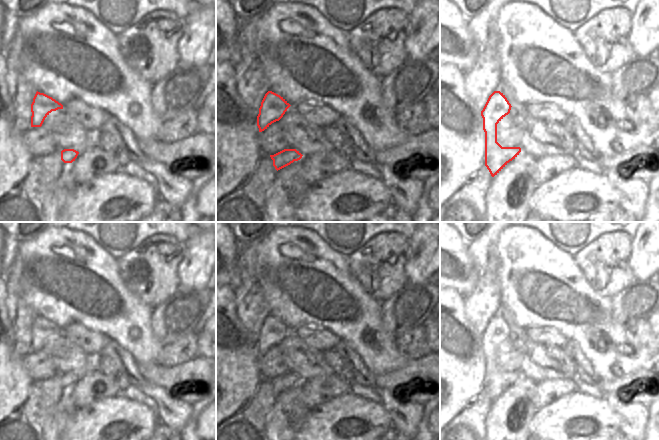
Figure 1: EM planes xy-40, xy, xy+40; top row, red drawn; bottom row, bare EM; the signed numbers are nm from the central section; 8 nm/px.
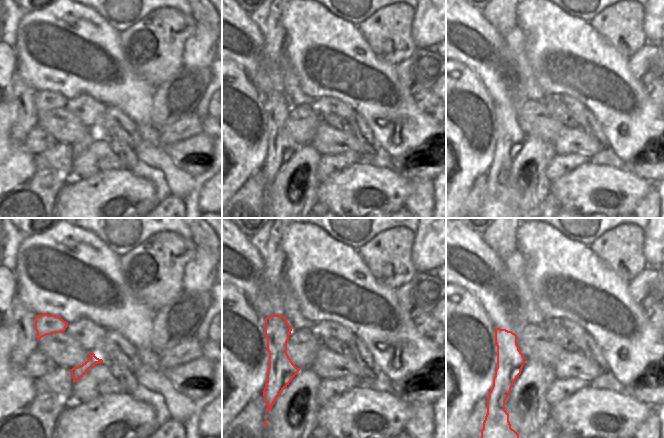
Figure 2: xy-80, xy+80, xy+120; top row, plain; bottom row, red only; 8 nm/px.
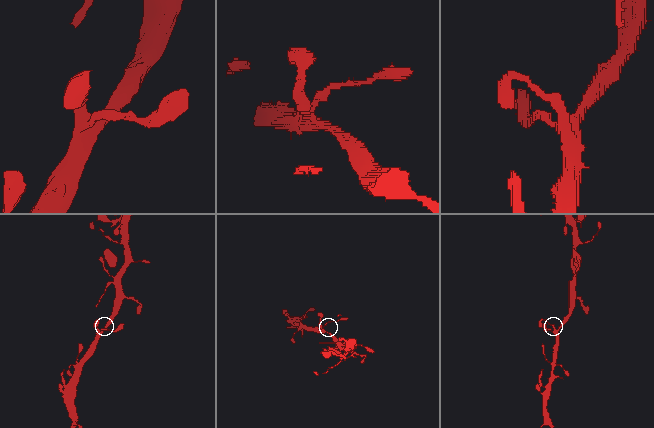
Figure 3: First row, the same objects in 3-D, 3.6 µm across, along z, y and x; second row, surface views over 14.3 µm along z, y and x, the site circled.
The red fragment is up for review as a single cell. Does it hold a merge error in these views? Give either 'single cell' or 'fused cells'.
single cell

